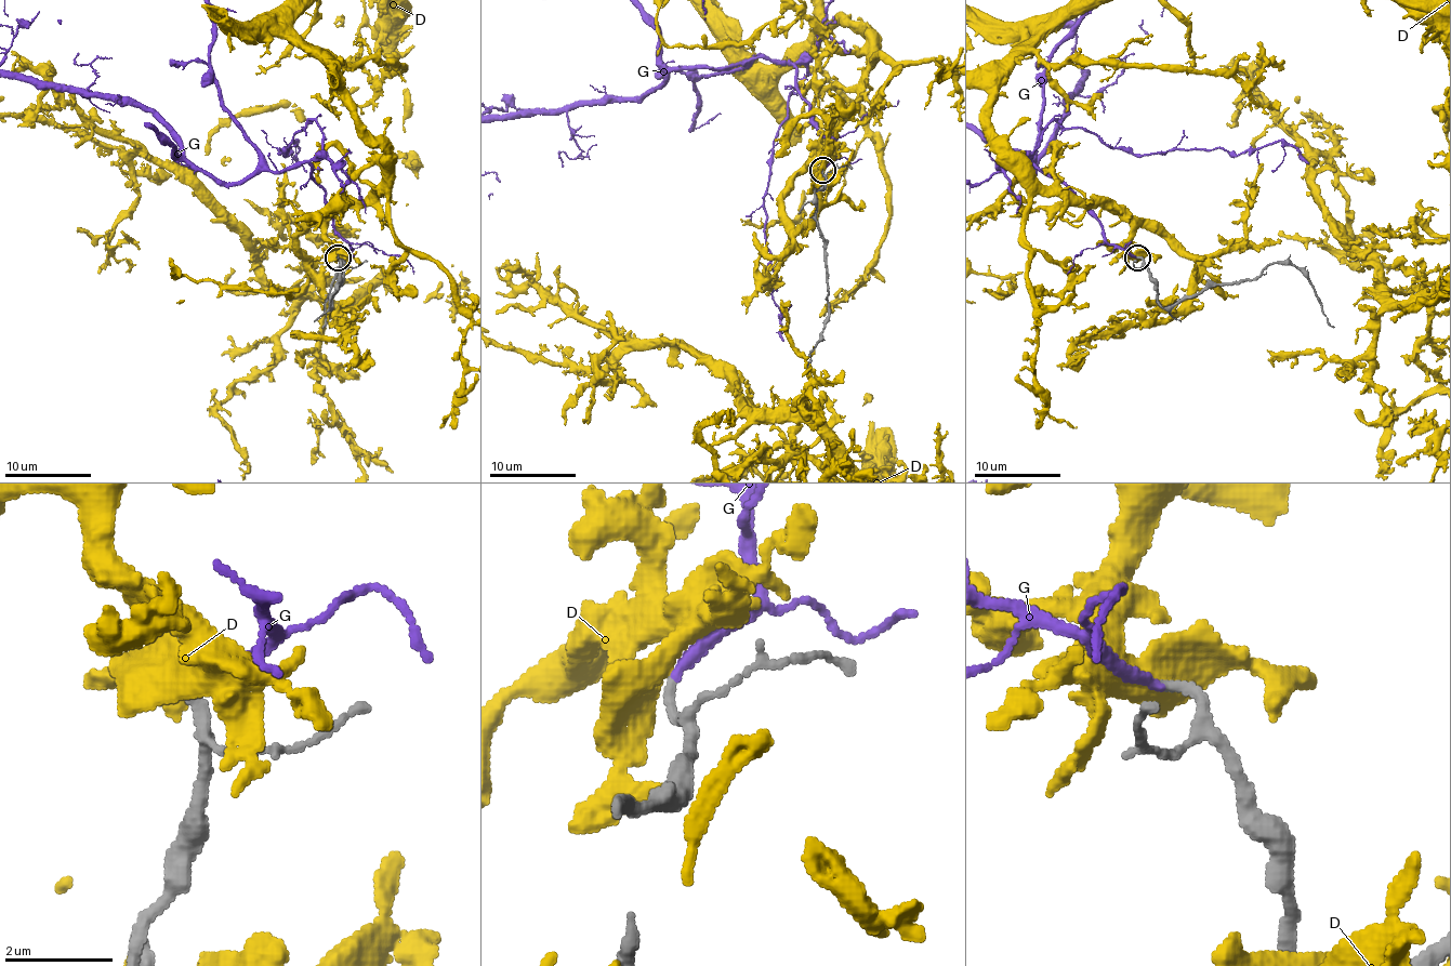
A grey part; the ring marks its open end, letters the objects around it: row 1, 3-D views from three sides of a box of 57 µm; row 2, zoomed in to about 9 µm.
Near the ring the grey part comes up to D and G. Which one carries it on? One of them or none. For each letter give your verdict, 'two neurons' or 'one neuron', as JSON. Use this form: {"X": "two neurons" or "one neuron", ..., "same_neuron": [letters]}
{"D": "two neurons", "G": "one neuron", "same_neuron": ["G"]}

